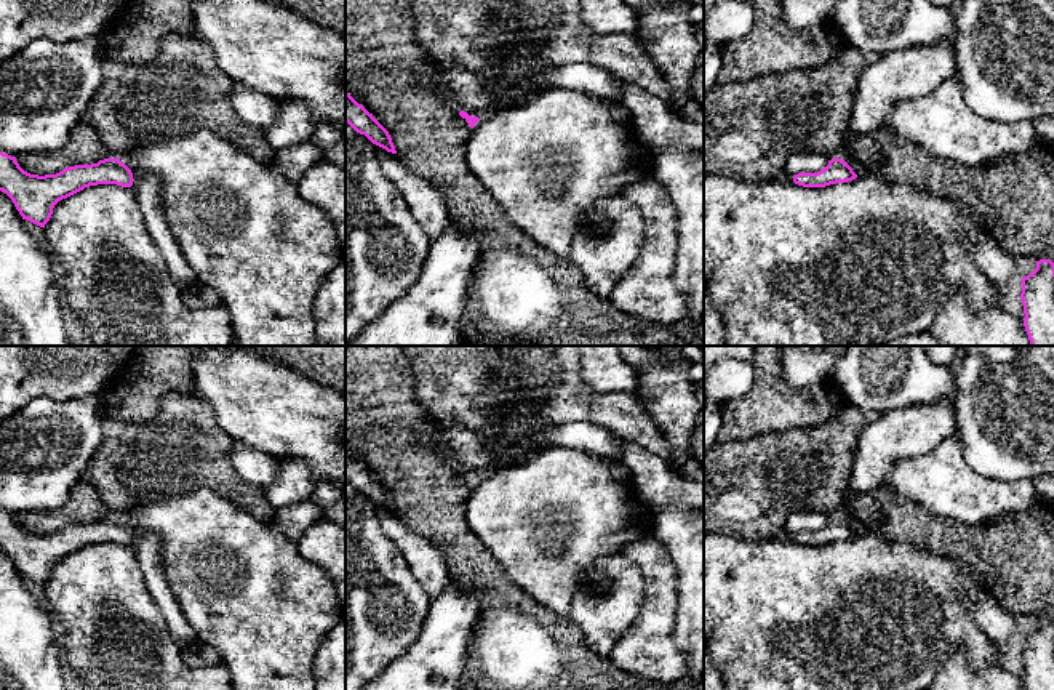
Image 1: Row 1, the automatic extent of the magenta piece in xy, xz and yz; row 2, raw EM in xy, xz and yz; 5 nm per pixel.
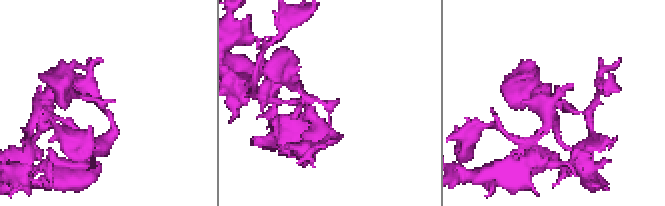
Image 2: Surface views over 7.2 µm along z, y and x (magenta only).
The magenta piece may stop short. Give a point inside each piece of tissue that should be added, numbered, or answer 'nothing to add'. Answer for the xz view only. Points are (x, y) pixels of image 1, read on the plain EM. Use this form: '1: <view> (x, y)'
nothing to add

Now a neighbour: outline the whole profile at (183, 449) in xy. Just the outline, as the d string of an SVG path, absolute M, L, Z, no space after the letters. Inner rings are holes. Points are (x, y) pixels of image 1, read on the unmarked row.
M170 392L162 400L157 415L146 423L123 423L104 415L101 429L102 440L82 480L88 480L96 488L107 517L125 517L139 506L208 488L230 499L258 520L272 522L275 507L267 501L264 488L238 477L230 463L235 440L218 424L211 405L195 392Z

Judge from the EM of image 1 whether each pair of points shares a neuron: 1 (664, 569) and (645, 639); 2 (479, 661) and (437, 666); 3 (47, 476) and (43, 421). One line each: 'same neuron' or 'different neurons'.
1: same neuron
2: different neurons
3: same neuron

